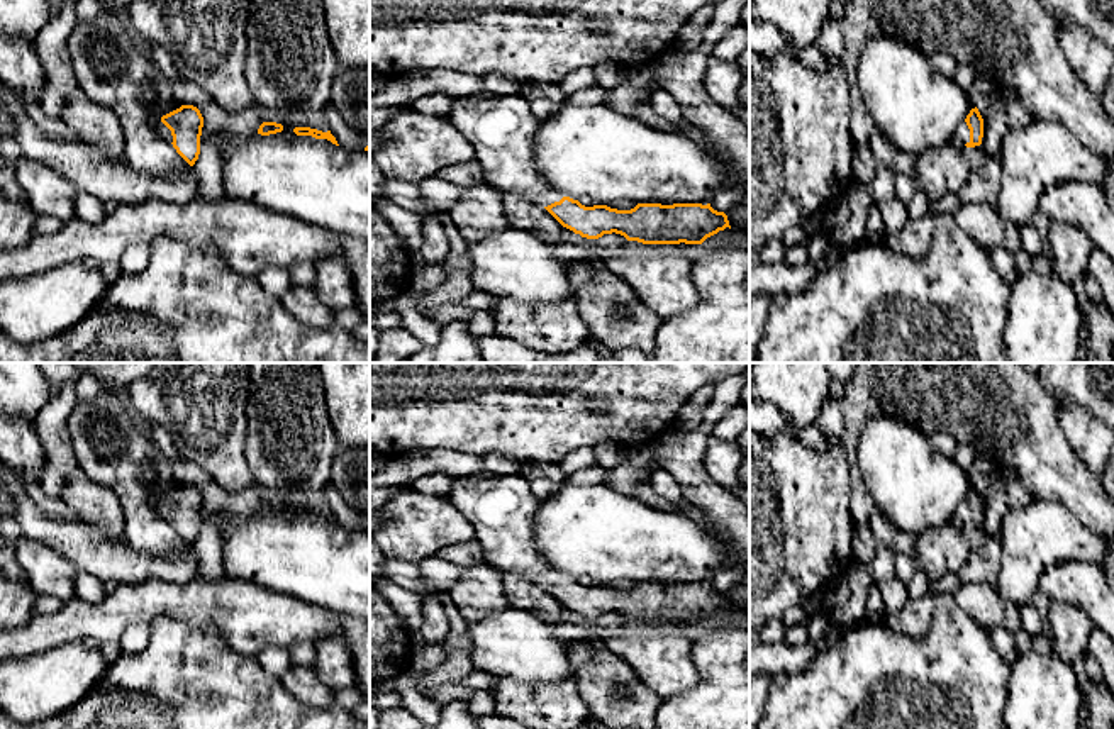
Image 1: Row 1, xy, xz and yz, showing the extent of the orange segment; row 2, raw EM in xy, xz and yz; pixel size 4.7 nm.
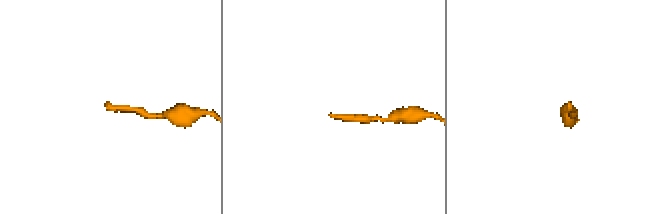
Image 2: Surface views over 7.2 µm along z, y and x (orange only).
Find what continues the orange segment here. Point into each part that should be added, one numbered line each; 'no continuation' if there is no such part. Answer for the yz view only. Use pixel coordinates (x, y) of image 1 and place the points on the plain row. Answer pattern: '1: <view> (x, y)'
1: yz (962, 516)

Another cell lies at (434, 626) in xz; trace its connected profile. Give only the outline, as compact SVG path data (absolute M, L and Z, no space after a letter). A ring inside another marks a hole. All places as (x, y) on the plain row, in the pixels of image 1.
M436 595L424 597L422 622L415 629L415 632L421 634L426 643L439 643L448 637L449 627L449 619L439 598Z

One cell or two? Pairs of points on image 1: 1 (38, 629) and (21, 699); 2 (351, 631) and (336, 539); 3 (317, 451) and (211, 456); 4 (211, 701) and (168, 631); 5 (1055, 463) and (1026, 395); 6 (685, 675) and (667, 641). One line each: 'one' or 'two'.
1: two
2: two
3: two
4: one
5: one
6: one

